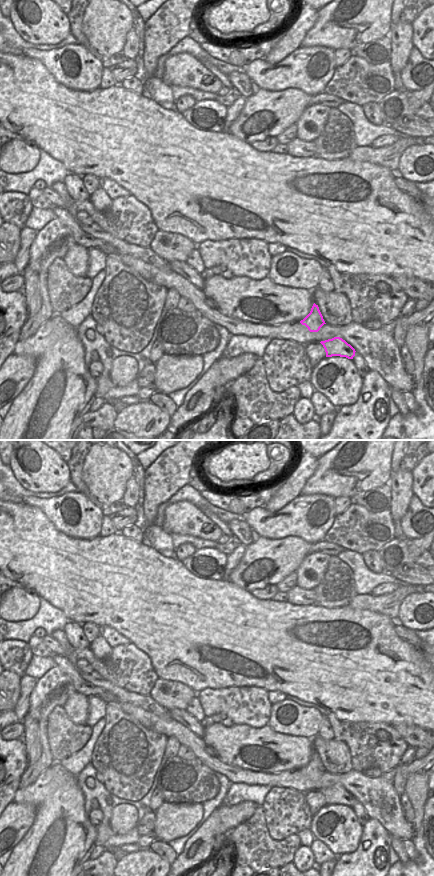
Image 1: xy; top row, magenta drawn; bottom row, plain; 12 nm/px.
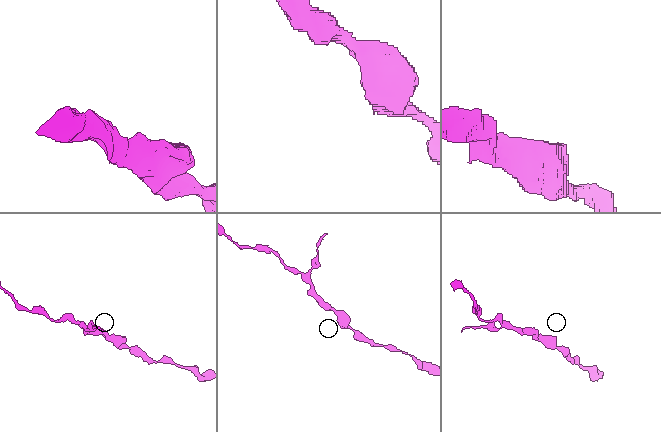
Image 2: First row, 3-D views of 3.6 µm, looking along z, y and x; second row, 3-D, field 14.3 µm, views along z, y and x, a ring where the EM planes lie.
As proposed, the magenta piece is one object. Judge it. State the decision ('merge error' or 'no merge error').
no merge error

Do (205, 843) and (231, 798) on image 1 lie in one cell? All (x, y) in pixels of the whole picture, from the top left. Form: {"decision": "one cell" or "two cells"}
{"decision": "two cells"}

